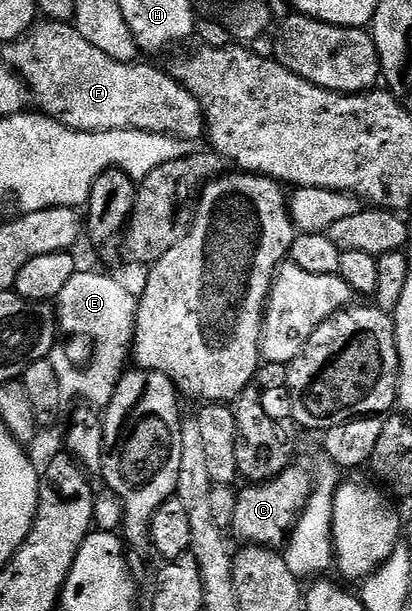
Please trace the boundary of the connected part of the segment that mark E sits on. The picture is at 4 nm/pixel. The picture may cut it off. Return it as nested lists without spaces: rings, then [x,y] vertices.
[[[79,272],[64,284],[64,292],[56,299],[56,317],[58,319],[58,337],[50,349],[50,363],[56,371],[56,380],[60,380],[63,395],[79,394],[83,403],[94,408],[104,408],[112,400],[118,382],[128,366],[134,344],[134,321],[138,311],[138,298],[122,282],[109,278],[106,274],[85,274]]]

